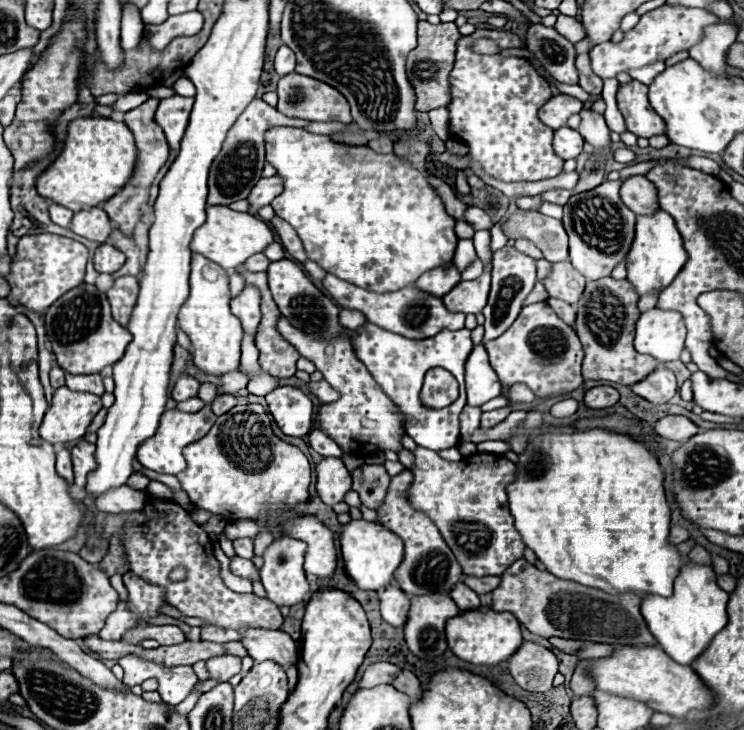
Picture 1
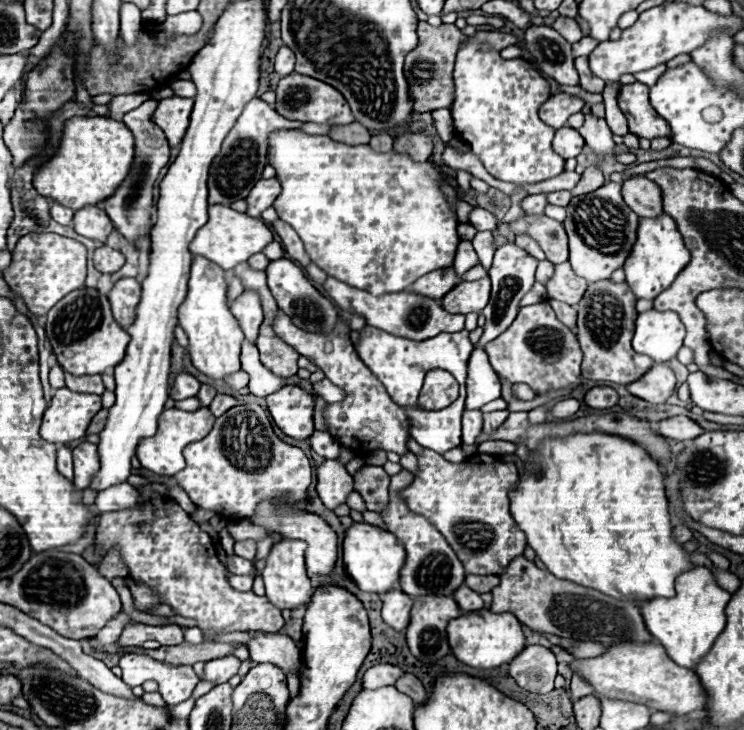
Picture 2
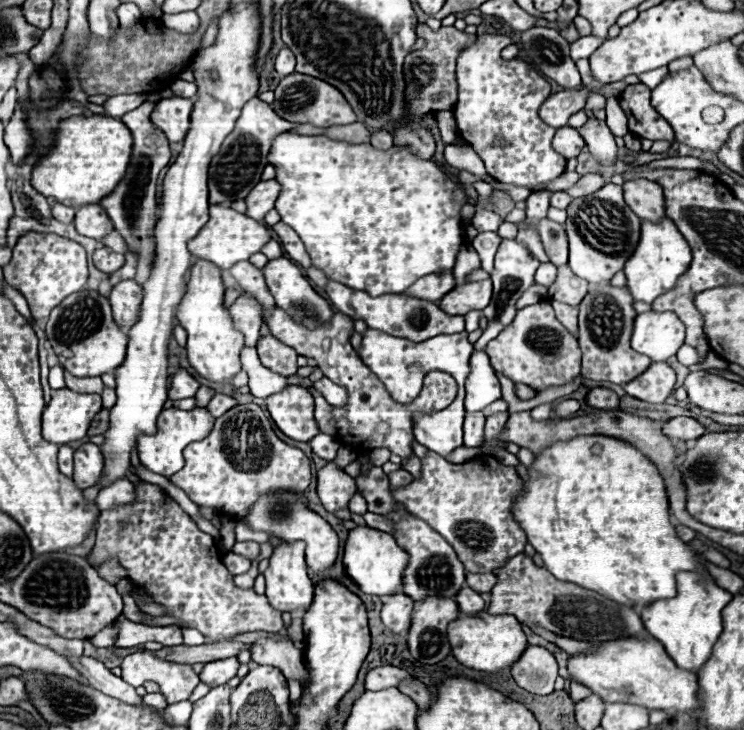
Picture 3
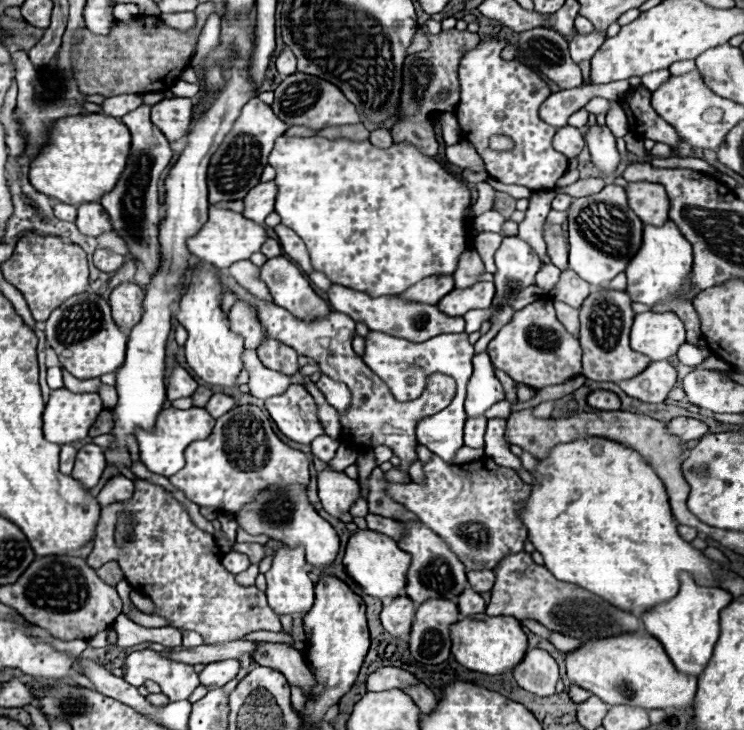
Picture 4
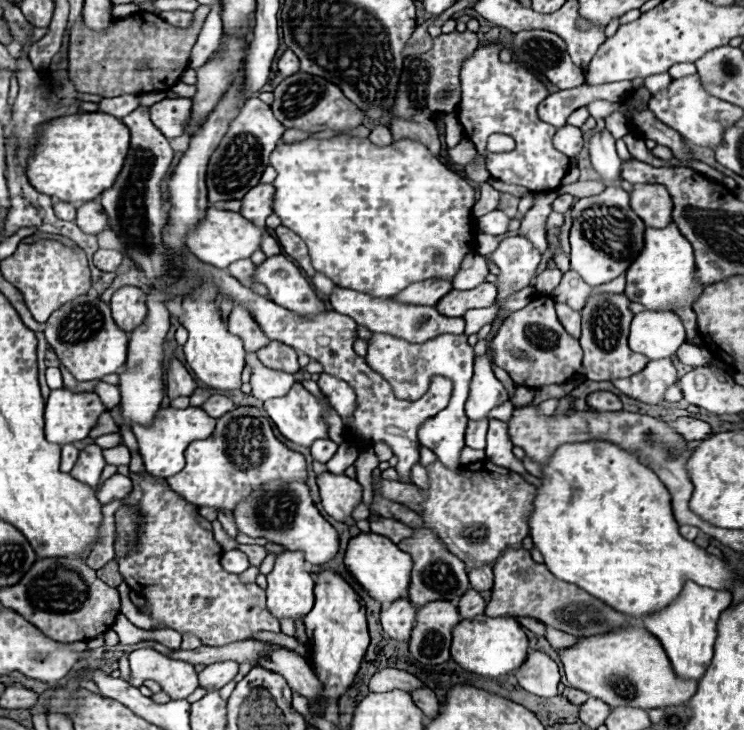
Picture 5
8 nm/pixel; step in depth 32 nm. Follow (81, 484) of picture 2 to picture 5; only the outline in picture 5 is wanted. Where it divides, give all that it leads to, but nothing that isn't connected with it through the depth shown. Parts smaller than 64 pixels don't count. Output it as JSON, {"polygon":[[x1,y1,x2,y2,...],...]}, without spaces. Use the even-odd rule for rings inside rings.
{"polygon":[[90,444,84,450,80,450,78,460,70,474,72,474,72,478,80,480,82,484,88,484,94,488,100,482,100,474,102,474,104,466,106,466,106,460,102,456,102,448,96,444]]}

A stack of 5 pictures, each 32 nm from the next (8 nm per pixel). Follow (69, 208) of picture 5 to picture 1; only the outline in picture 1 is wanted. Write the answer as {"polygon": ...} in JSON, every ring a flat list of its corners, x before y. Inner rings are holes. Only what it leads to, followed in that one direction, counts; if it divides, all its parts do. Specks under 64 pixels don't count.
{"polygon":[[52,204,50,206,50,218,52,218,52,222,58,224,58,226,62,226,62,228,70,226,72,216,74,216,74,212,68,210,68,208,64,208,64,206,60,206,60,204]]}

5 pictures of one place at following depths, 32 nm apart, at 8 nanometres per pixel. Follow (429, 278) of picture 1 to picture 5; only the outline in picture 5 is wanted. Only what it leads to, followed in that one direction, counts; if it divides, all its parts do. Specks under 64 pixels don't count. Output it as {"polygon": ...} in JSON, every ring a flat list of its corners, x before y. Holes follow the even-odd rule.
{"polygon":[[428,278,424,282,414,282,394,298,402,304,420,304,420,306,436,306,438,300,452,290,452,282,442,278]]}

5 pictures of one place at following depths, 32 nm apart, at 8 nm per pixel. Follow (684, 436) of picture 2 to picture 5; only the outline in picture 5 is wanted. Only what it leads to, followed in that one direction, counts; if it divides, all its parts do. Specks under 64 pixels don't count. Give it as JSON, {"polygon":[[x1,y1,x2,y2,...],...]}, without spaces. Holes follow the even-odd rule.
{"polygon":[[678,418,676,422,672,422,672,428,686,442,690,442,690,440,702,440,702,438,706,438,712,432,706,422,696,420,696,418]]}

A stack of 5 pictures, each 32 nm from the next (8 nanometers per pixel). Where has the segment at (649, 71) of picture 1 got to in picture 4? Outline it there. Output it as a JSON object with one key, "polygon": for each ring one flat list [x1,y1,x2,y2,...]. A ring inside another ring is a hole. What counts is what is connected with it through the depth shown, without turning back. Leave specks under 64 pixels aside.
{"polygon":[[656,70,656,74,644,74,642,84,644,84,650,92,654,92,654,90,656,90,658,86,662,86,668,78,670,78,670,72,668,72,668,70]]}

